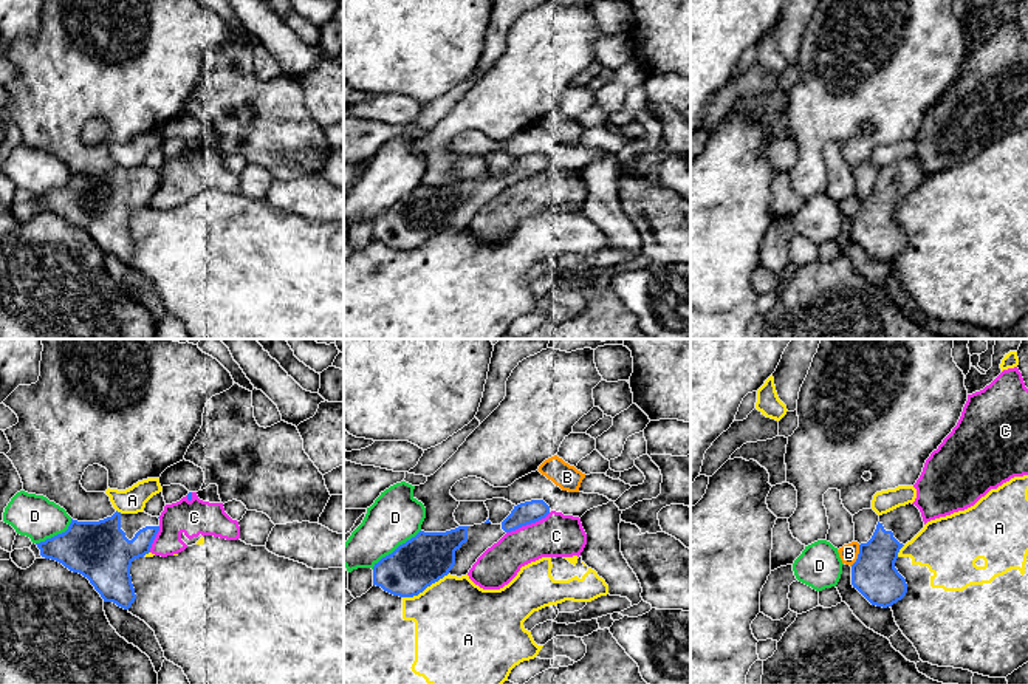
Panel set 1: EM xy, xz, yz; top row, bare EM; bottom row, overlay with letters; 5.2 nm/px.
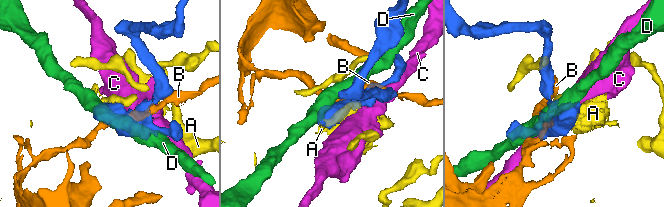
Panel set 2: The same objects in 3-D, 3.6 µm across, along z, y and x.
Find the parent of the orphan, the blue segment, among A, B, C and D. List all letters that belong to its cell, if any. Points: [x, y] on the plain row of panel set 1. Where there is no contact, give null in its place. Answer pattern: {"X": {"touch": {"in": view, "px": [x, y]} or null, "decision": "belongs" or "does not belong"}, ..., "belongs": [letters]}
{"A": {"touch": {"in": "xz", "px": [424, 242]}, "decision": "does not belong"}, "B": {"touch": {"in": "yz", "px": [858, 209]}, "decision": "does not belong"}, "C": {"touch": {"in": "xz", "px": [528, 177]}, "decision": "does not belong"}, "D": {"touch": {"in": "xz", "px": [397, 201]}, "decision": "does not belong"}, "belongs": []}

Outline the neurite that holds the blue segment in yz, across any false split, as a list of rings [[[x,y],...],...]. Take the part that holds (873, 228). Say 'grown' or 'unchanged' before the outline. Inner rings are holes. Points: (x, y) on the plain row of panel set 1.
grown; [[[909,156],[879,169],[872,192],[859,198],[858,212],[852,218],[852,238],[872,258],[887,262],[906,249],[907,237],[895,215],[900,203],[923,181],[920,162]]]

